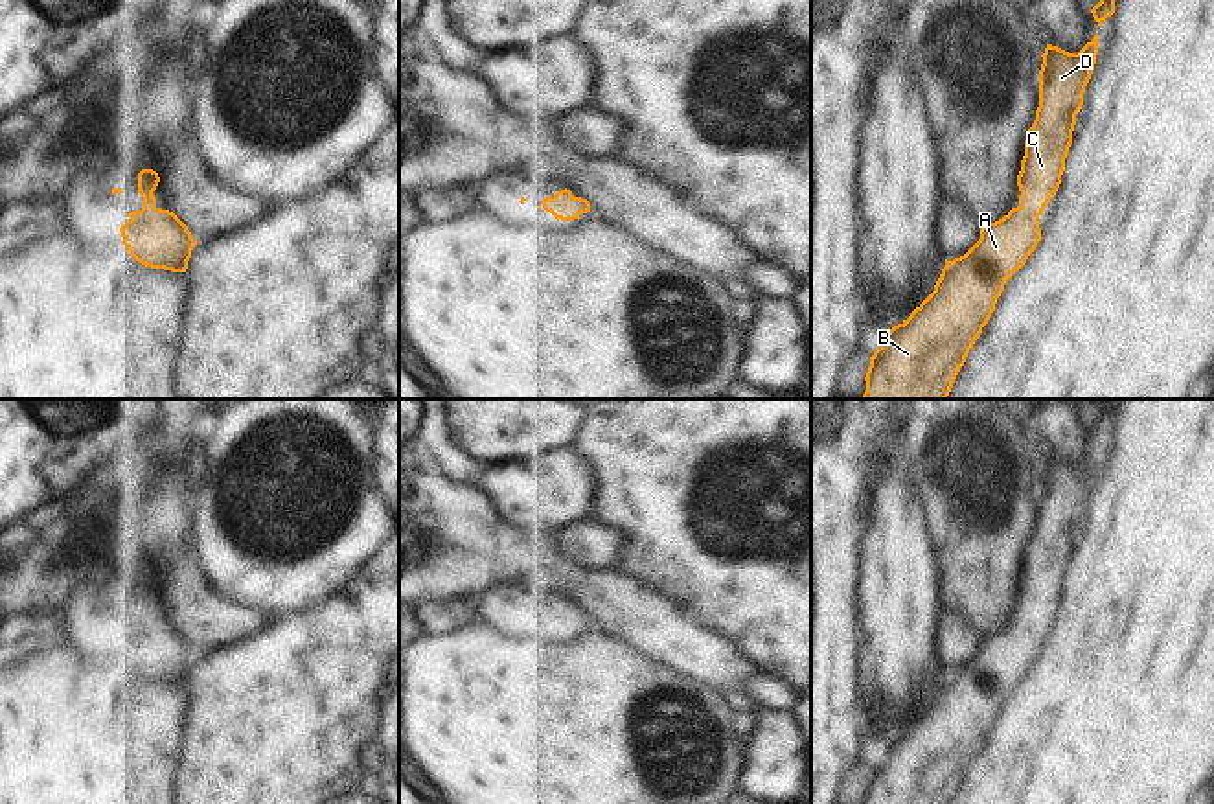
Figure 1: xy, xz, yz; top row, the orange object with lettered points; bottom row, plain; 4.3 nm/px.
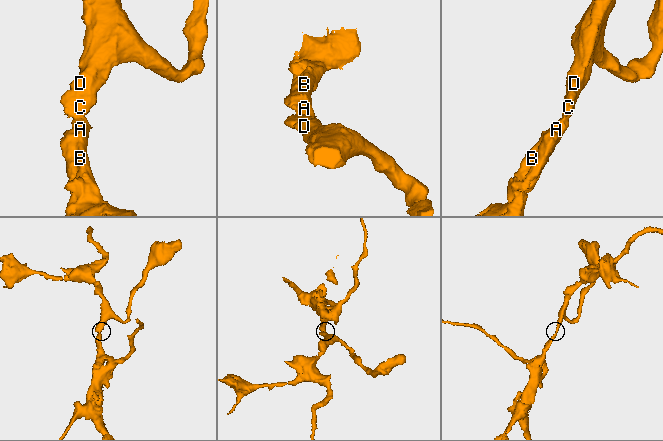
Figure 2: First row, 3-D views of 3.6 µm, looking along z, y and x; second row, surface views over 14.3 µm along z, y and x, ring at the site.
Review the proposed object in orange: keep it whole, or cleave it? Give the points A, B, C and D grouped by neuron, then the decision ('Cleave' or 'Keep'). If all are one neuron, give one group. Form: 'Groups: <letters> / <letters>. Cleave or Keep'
Groups: A B C D. Keep.

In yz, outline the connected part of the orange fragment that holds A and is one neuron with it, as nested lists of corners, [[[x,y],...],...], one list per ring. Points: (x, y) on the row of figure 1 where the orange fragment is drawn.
[[[1098,33],[1078,53],[1047,44],[1039,70],[1039,107],[1025,140],[1025,156],[1017,175],[1019,206],[1002,219],[980,226],[980,239],[964,256],[945,259],[934,291],[907,320],[879,337],[861,399],[945,399],[949,396],[969,350],[995,311],[1004,283],[1026,263],[1041,241],[1039,215],[1061,184],[1076,114],[1083,105],[1096,55]]]

